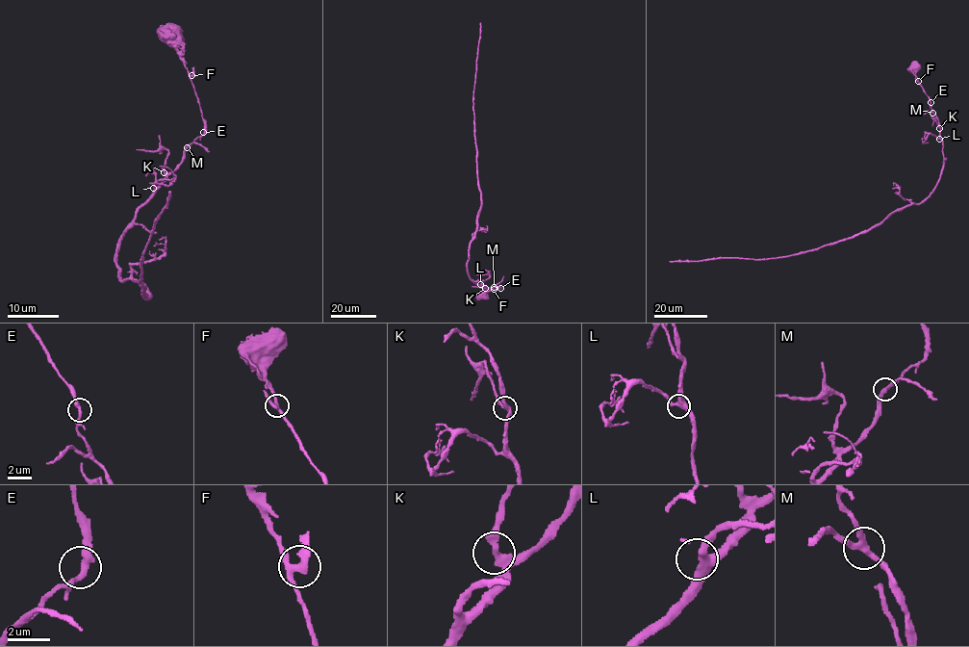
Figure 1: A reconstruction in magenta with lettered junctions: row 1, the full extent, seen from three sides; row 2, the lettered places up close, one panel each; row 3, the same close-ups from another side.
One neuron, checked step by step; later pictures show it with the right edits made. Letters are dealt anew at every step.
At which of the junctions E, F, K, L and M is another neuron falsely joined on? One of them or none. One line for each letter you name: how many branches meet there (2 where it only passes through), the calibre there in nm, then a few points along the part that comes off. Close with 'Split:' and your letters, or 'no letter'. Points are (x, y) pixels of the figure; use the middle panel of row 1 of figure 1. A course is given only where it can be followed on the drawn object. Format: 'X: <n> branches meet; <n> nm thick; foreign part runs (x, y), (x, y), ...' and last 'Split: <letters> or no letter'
Split: no letter

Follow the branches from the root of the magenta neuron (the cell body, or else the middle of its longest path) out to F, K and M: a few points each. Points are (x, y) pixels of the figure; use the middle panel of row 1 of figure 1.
F: (482, 295), (494, 289)
K: (482, 295), (486, 291), (500, 288), (485, 288)
M: (482, 295), (486, 291), (500, 288), (494, 287)

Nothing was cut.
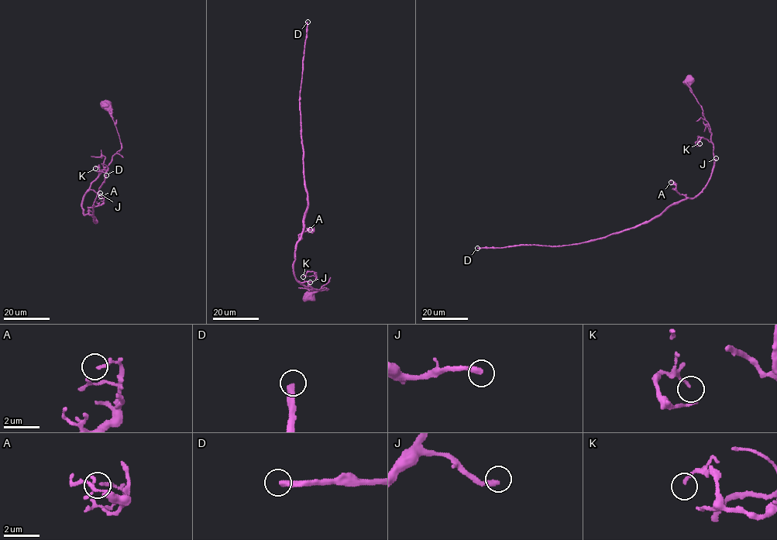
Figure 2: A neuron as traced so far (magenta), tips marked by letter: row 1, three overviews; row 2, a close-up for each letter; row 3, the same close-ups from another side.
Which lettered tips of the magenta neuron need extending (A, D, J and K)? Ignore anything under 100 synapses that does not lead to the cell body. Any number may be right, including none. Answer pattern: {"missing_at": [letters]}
{"missing_at": ["D"]}

